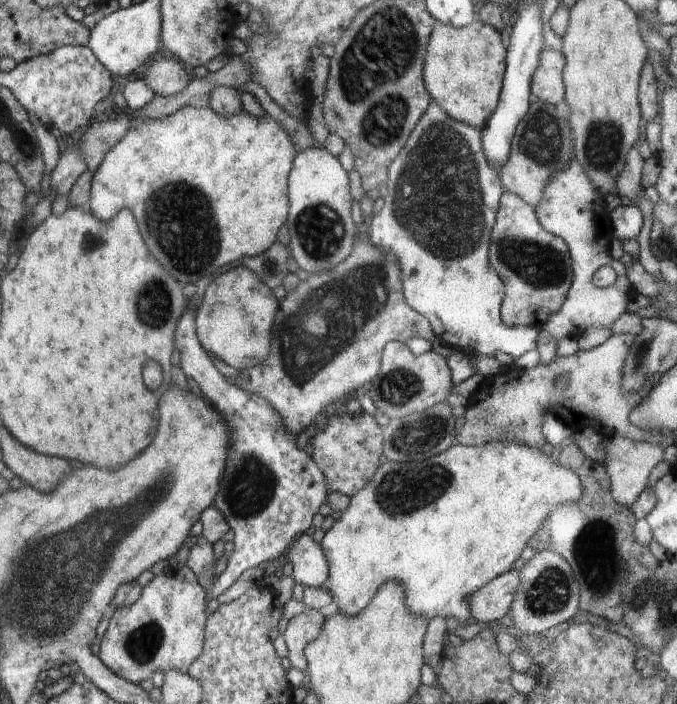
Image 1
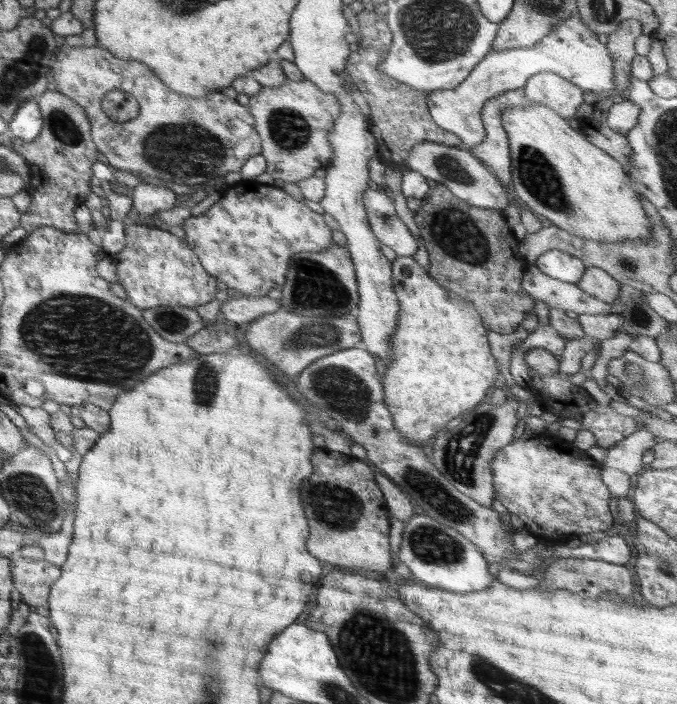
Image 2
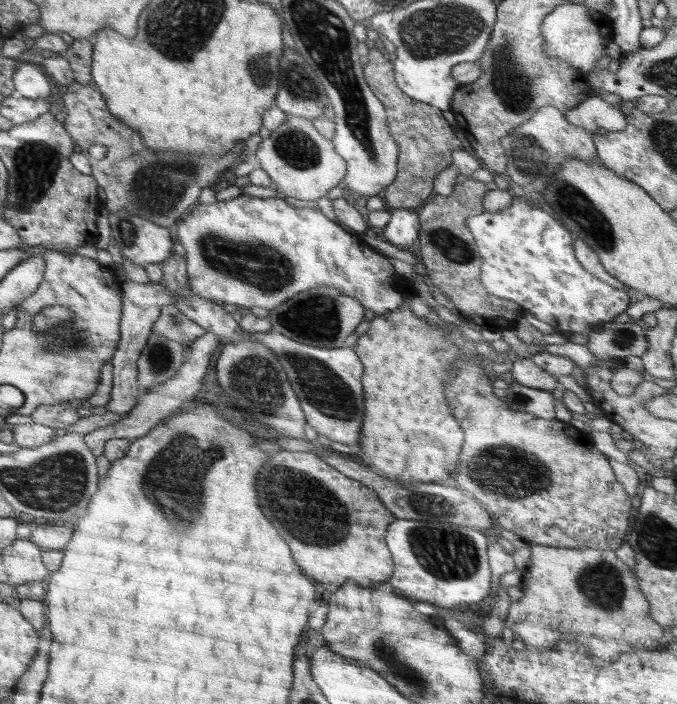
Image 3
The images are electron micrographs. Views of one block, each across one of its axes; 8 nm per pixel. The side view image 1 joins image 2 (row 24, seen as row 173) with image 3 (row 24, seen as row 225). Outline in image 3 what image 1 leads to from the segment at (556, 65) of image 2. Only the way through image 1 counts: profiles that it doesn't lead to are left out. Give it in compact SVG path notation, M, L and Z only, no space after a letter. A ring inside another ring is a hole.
M566 3L554 8L548 16L544 17L540 25L540 34L544 36L545 50L552 58L589 74L591 70L596 69L596 62L605 55L605 47L611 42L610 38L602 36L598 22L591 19L584 3Z

